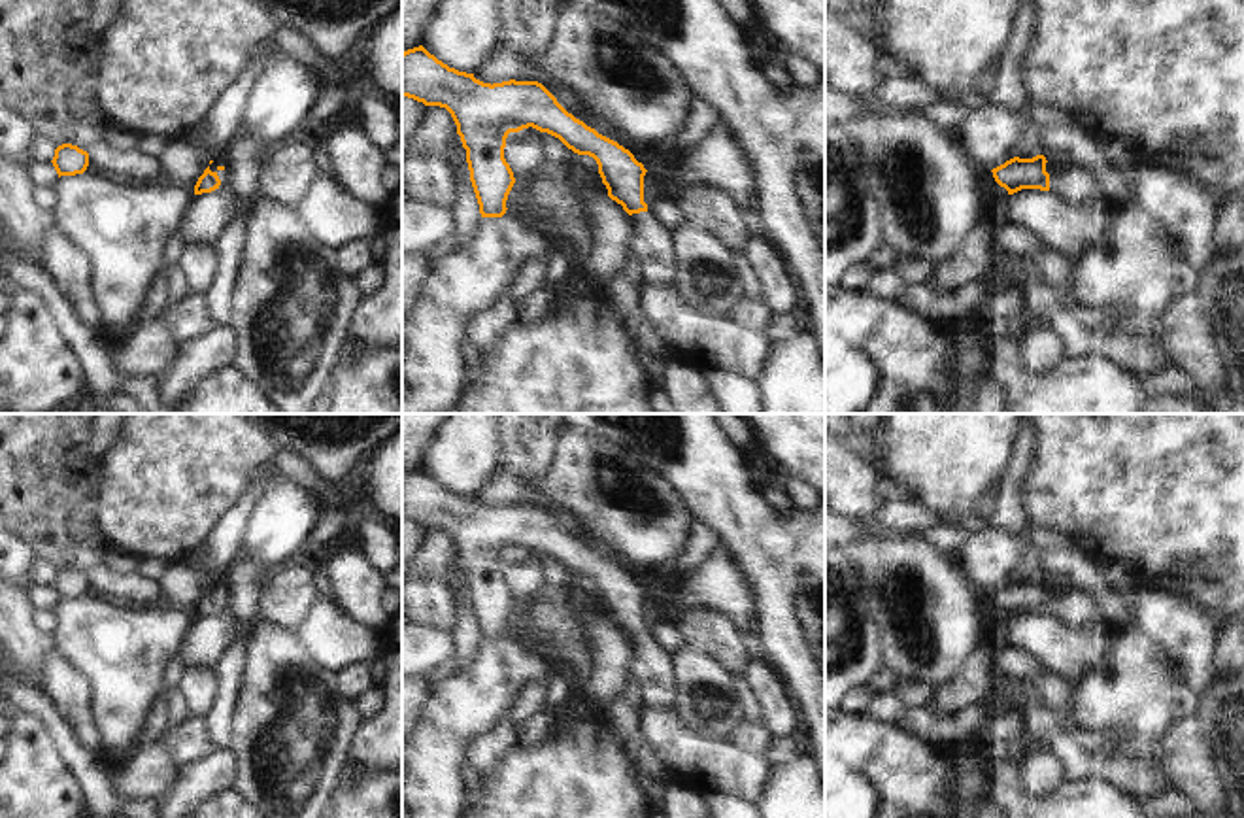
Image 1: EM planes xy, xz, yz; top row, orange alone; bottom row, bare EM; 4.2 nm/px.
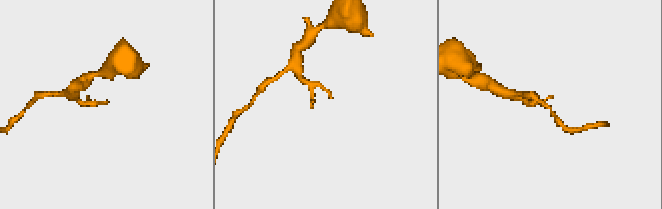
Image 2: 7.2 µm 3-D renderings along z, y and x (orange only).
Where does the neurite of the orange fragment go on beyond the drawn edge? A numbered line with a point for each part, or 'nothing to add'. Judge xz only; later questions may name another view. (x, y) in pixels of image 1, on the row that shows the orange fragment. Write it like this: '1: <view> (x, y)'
1: xz (648, 244)

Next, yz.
1: yz (1078, 186)

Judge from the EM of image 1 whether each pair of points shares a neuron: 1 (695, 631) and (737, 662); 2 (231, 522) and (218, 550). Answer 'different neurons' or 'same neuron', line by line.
1: same neuron
2: same neuron

